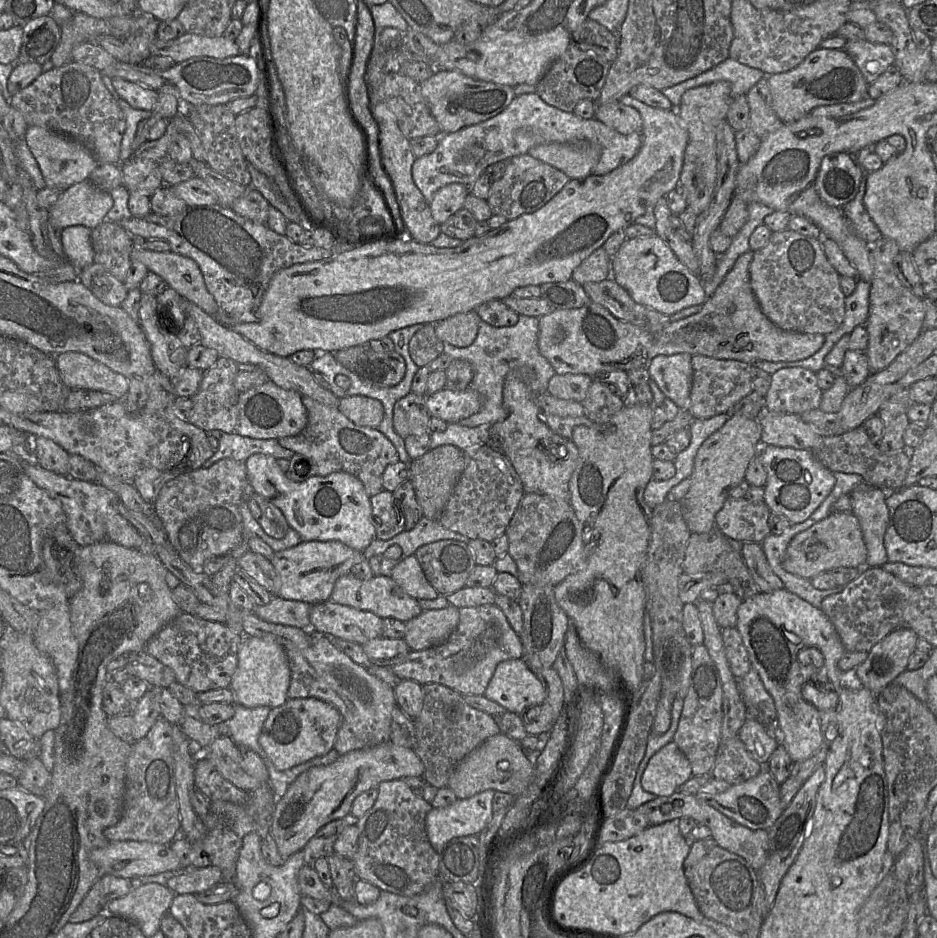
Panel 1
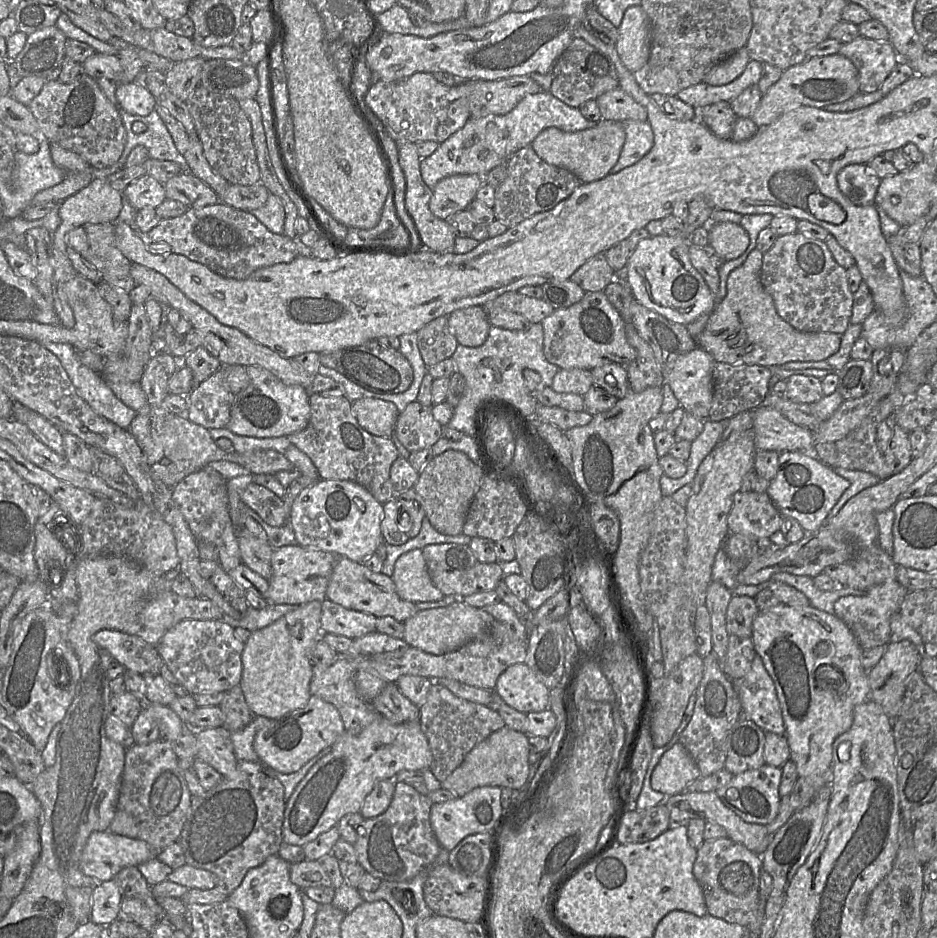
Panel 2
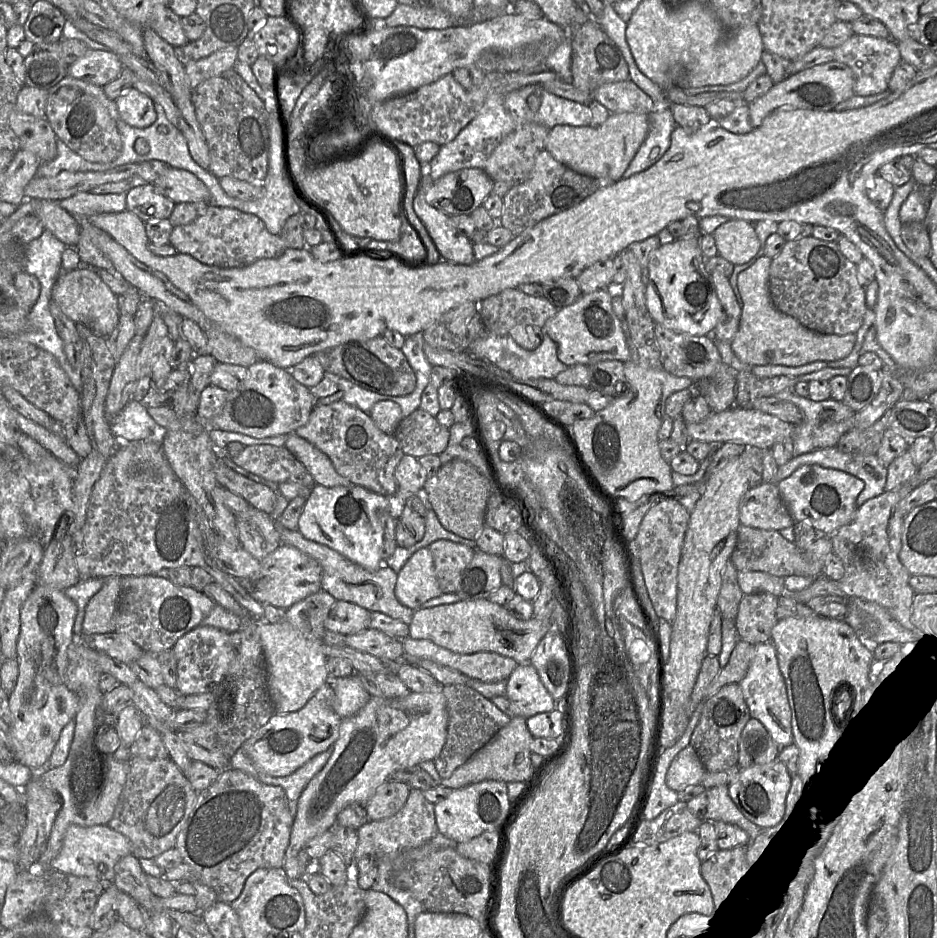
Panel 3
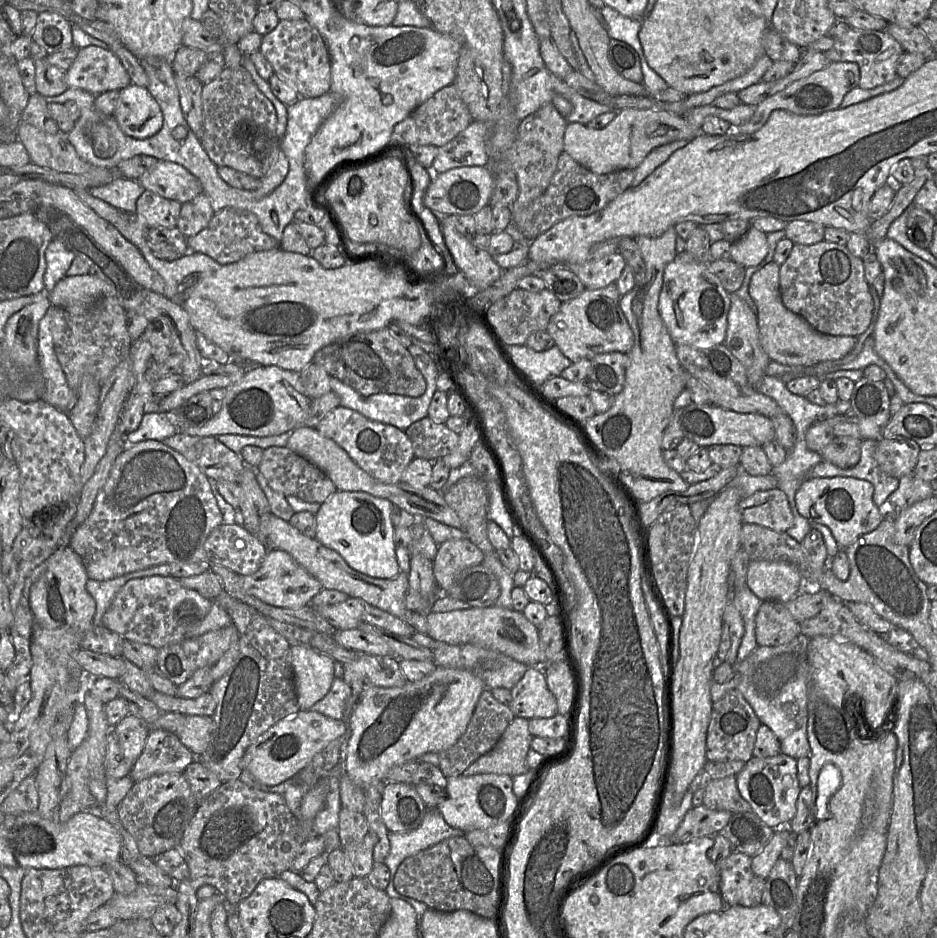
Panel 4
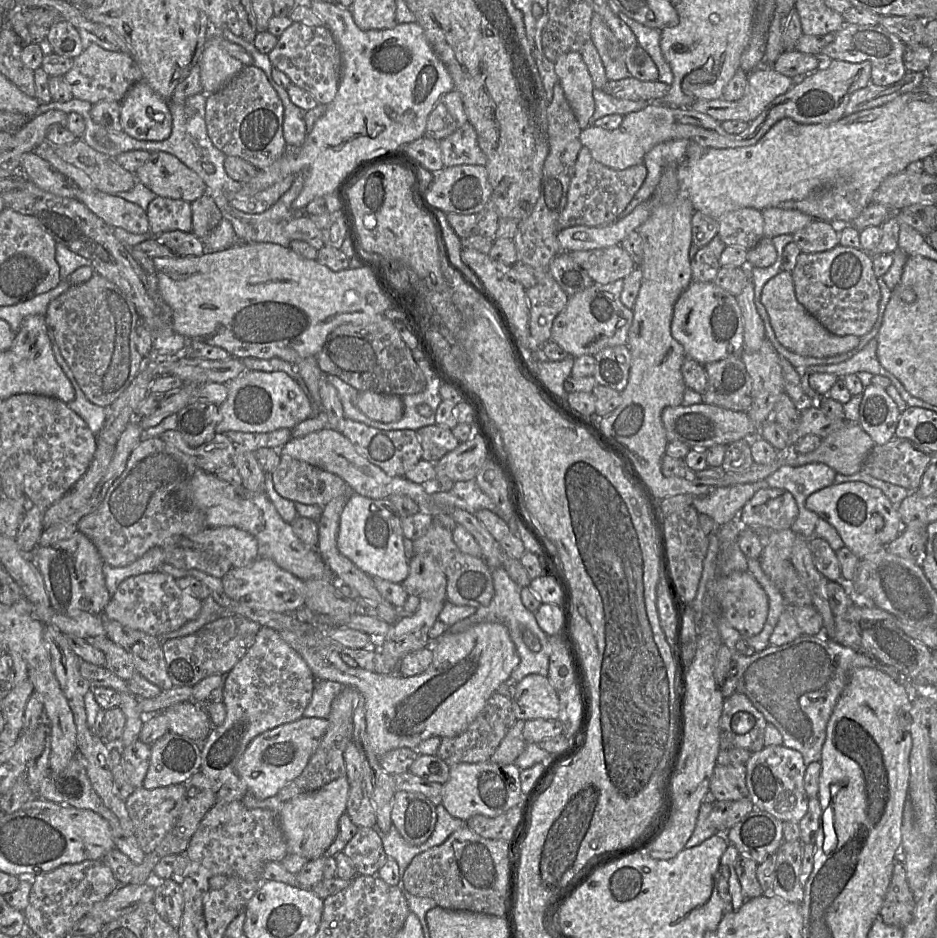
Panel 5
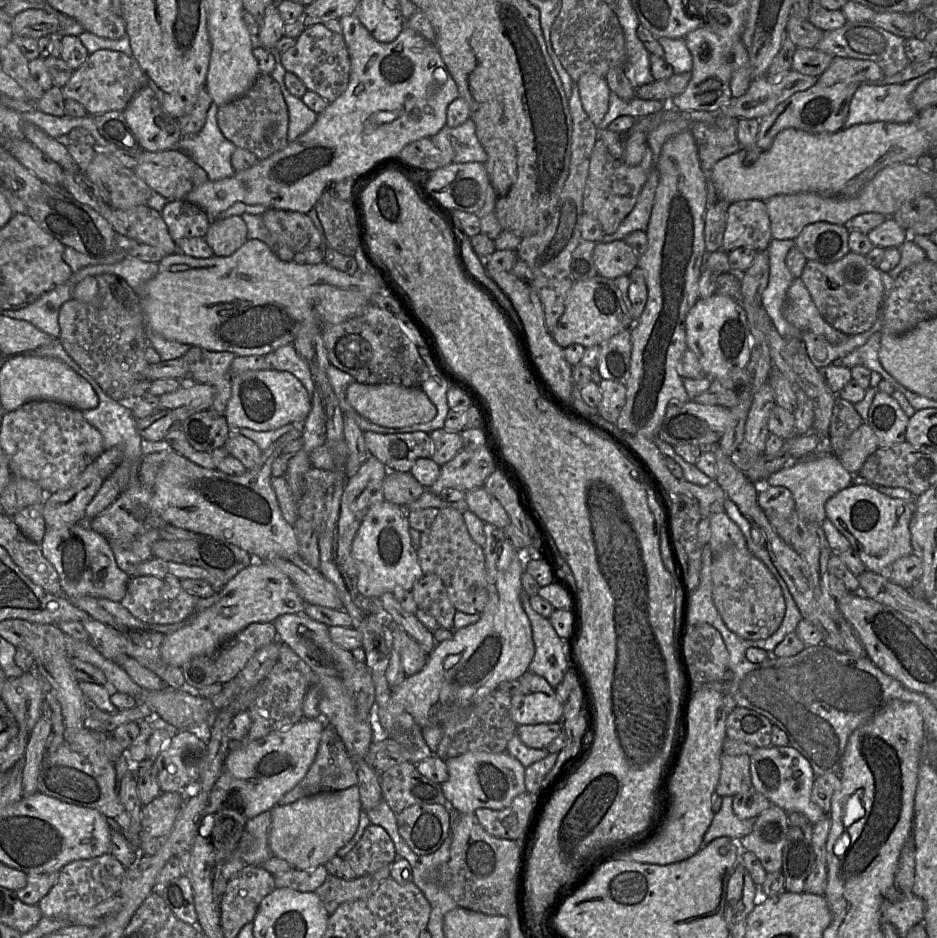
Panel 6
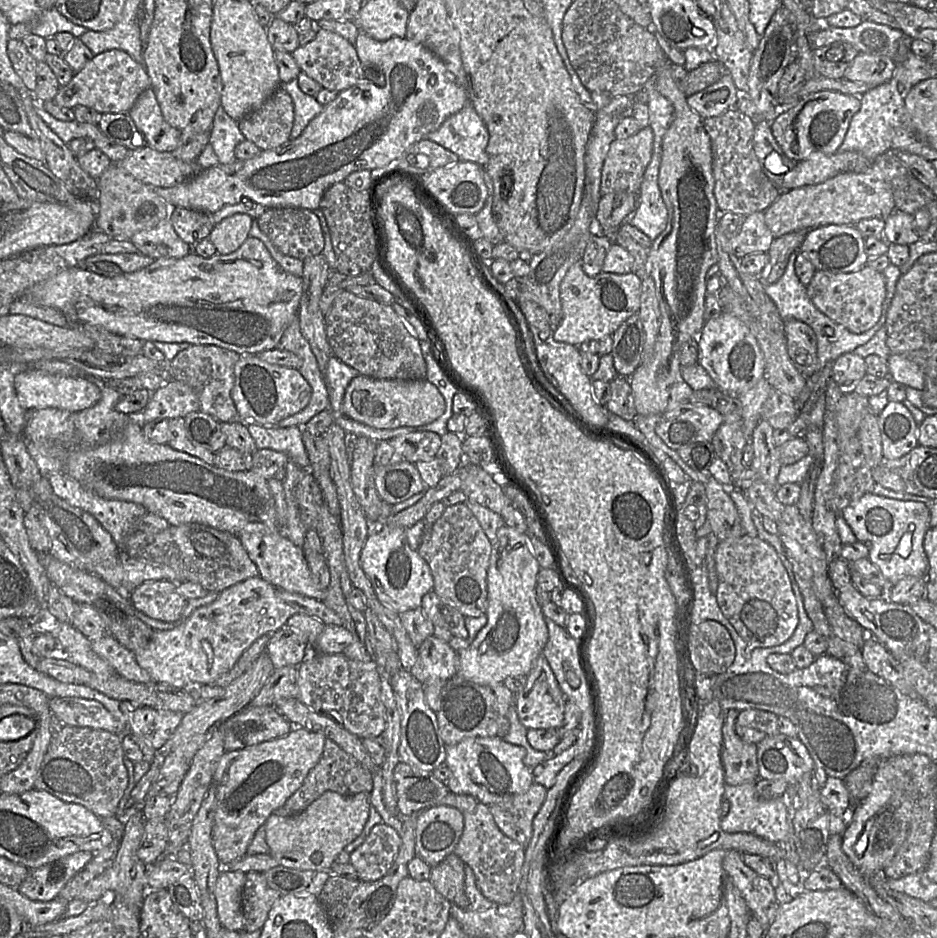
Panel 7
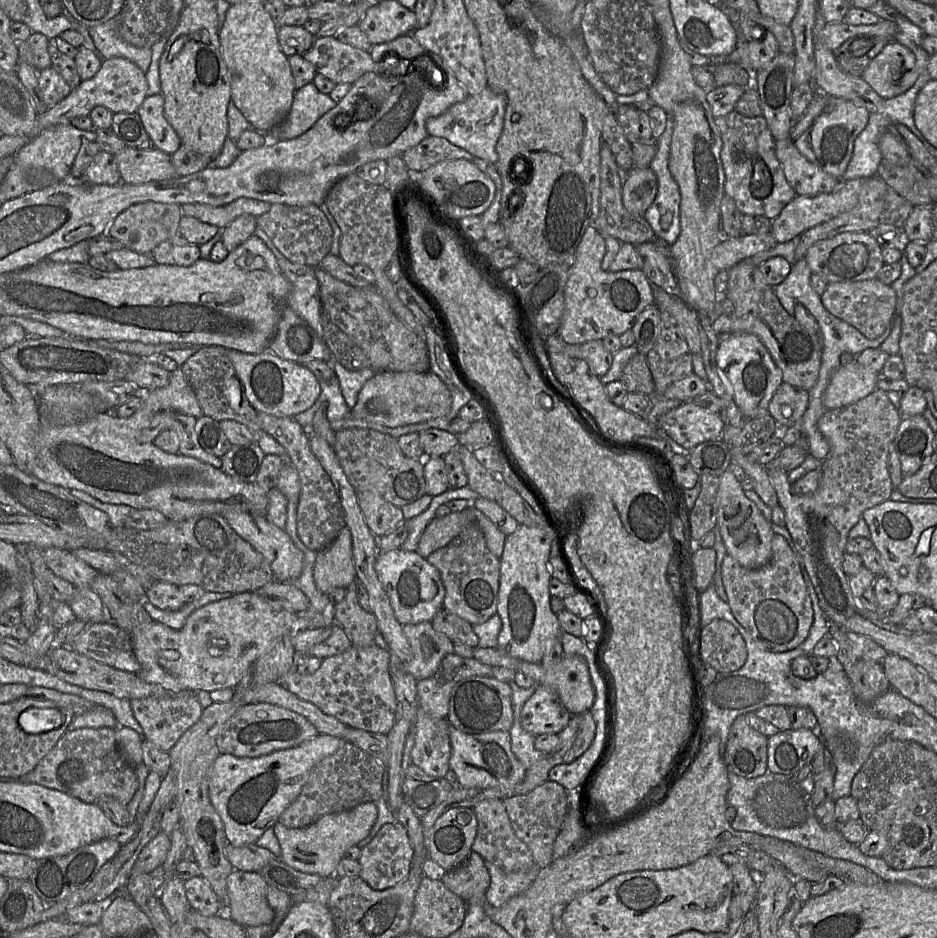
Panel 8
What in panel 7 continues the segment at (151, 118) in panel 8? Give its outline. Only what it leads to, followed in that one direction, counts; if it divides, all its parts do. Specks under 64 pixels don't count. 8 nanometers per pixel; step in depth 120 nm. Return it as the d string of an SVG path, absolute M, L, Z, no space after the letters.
M151 87L141 93L128 115L143 134L148 147L159 152L176 150L181 132L164 120Z

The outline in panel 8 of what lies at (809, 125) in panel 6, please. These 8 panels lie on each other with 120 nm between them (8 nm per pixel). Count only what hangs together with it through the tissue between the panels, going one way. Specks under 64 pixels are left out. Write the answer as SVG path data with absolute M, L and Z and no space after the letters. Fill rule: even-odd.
M897 41L888 43L861 75L884 99L906 92L919 76L914 53ZM829 97L826 110L793 143L808 161L841 180L851 160L855 139L867 126L869 116L869 111L864 107L841 98Z

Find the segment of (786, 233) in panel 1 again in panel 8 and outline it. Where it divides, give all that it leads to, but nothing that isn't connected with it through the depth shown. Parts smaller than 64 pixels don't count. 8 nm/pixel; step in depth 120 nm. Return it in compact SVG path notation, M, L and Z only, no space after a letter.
M877 278L857 282L829 283L820 295L823 306L837 318L856 328L868 339L879 337L889 326L895 311L896 295L890 285Z

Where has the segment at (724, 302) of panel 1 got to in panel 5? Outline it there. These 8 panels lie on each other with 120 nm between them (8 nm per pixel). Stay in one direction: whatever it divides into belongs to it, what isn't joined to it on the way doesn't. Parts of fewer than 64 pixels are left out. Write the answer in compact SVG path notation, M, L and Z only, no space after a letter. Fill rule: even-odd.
M782 270L766 282L760 300L769 315L771 327L779 343L798 355L816 358L836 356L851 351L859 343L858 336L837 336L830 333L806 311L795 296L792 275L788 271ZM623 279L608 284L593 283L569 297L564 309L553 320L551 340L574 358L584 354L594 356L604 348L626 344L633 312L620 300L622 288Z

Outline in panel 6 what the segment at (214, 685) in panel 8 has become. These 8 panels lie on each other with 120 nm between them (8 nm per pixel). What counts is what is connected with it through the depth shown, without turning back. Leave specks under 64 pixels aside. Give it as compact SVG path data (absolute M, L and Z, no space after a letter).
M255 560L222 587L219 600L214 605L195 613L189 625L164 635L162 659L181 668L195 657L213 653L224 641L248 625L273 623L281 615L303 612L304 606L305 602L287 575L263 560Z

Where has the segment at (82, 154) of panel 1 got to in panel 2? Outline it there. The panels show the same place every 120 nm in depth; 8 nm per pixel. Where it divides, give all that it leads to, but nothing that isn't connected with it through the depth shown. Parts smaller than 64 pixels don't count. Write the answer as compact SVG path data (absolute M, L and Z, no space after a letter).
M50 142L50 154L54 164L66 172L66 177L61 183L37 193L31 200L30 206L47 202L60 203L94 179L91 166L78 154L54 142Z

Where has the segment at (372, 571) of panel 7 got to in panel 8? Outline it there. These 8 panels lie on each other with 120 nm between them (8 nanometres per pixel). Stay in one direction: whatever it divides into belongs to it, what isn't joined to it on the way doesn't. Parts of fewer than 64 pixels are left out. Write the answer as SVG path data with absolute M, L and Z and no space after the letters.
M400 548L379 553L375 570L389 597L395 617L402 625L430 622L434 615L443 608L445 588L440 573L417 552Z

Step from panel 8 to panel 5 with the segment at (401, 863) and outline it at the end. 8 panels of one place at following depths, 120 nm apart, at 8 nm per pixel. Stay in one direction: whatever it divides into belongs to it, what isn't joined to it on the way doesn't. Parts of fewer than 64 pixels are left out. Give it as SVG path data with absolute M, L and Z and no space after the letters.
M373 827L359 828L342 852L351 861L357 875L376 875L388 860L381 834Z

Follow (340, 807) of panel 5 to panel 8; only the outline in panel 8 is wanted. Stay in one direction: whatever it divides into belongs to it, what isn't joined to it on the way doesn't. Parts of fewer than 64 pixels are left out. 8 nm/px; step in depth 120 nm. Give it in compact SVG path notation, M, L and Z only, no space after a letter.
M373 802L362 803L352 809L321 817L304 828L288 828L277 822L272 828L280 847L280 859L291 868L321 877L334 876L339 861L345 851L367 837L377 818L377 808Z

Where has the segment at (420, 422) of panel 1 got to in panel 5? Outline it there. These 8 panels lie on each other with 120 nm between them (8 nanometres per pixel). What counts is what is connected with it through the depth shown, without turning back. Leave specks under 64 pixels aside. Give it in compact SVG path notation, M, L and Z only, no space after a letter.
M438 424L424 426L416 433L423 450L422 459L431 463L436 463L460 443L451 429Z

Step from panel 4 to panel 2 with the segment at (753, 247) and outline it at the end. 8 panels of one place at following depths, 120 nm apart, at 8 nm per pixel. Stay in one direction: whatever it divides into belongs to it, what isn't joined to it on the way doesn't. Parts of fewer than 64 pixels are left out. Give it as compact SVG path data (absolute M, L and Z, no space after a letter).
M724 221L713 224L710 228L707 249L726 261L740 257L749 246L749 236L740 224Z

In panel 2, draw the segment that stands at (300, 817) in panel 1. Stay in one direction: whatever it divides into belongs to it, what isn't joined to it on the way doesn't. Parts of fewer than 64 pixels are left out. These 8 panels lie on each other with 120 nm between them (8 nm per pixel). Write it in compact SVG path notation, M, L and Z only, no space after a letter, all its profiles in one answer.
M380 717L357 735L344 731L330 748L330 752L299 782L286 802L282 824L282 839L286 844L304 846L313 841L336 826L343 816L359 812L365 797L377 783L395 779L403 770L425 770L432 761L420 721L394 724Z

